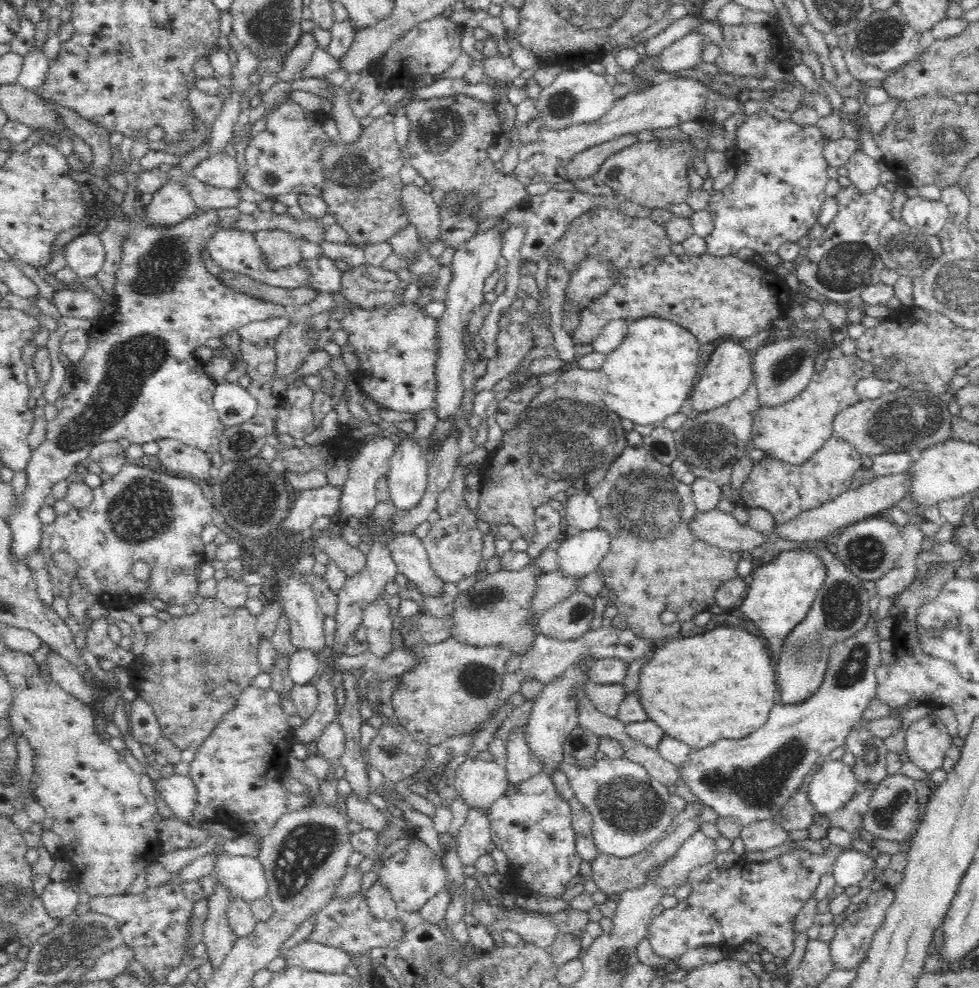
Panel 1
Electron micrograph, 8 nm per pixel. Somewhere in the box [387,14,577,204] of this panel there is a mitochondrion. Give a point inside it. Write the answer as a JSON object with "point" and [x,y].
{"point":[438,130]}

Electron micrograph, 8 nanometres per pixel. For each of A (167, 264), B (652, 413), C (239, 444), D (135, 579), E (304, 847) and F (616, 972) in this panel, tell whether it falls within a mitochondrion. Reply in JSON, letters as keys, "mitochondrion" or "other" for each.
{"A":"mitochondrion","B":"other","C":"mitochondrion","D":"other","E":"mitochondrion","F":"mitochondrion"}

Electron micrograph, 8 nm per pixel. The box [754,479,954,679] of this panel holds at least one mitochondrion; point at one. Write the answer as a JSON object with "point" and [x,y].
{"point":[866,551]}

